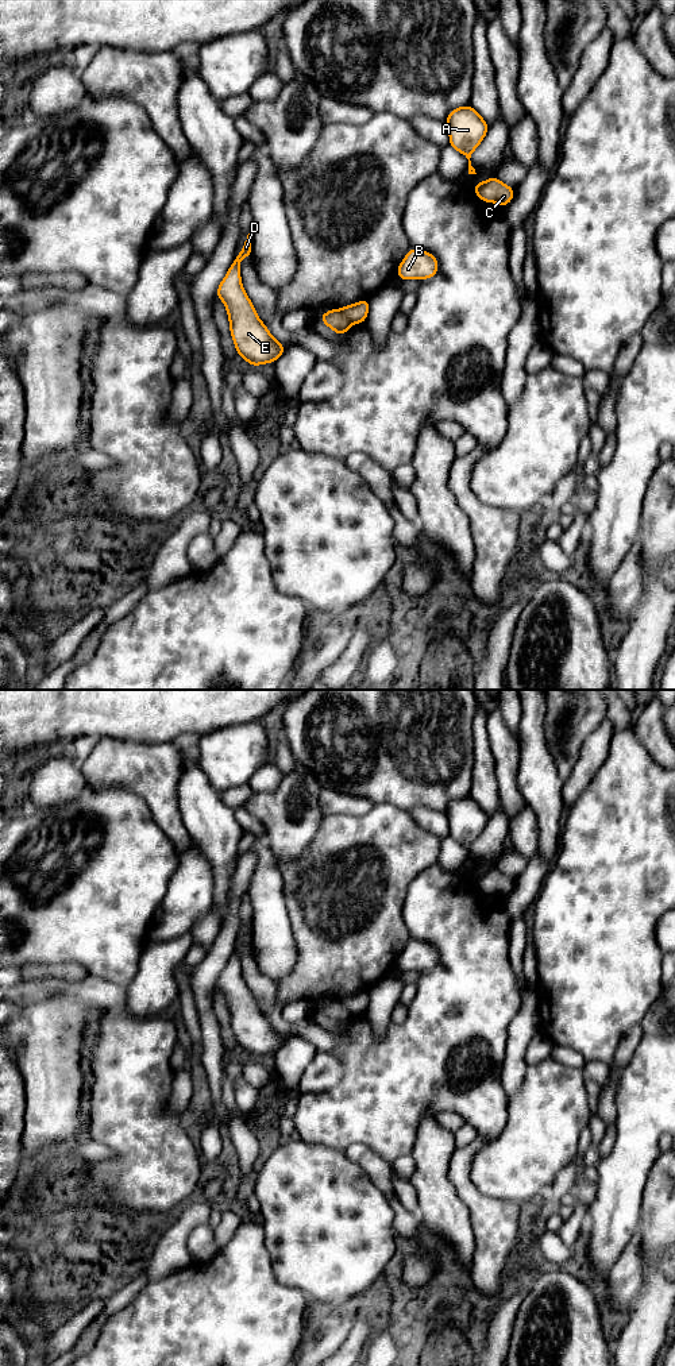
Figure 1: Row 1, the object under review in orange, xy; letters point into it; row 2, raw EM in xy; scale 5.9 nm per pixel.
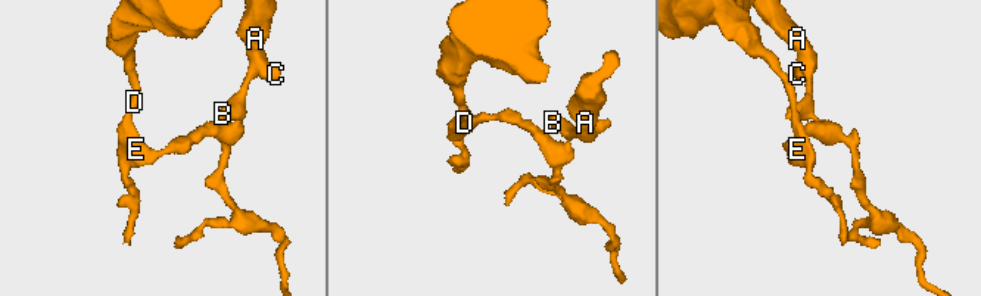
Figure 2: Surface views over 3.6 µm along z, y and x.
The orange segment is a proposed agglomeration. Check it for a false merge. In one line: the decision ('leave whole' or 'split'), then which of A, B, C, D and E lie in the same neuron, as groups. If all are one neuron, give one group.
split; A B C / D E

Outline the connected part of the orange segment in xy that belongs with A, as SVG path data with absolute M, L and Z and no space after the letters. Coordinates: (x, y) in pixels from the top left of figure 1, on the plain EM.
M470 795L452 800L446 814L450 826L448 836L468 850L468 865L477 865L470 849L485 830L489 815Z

